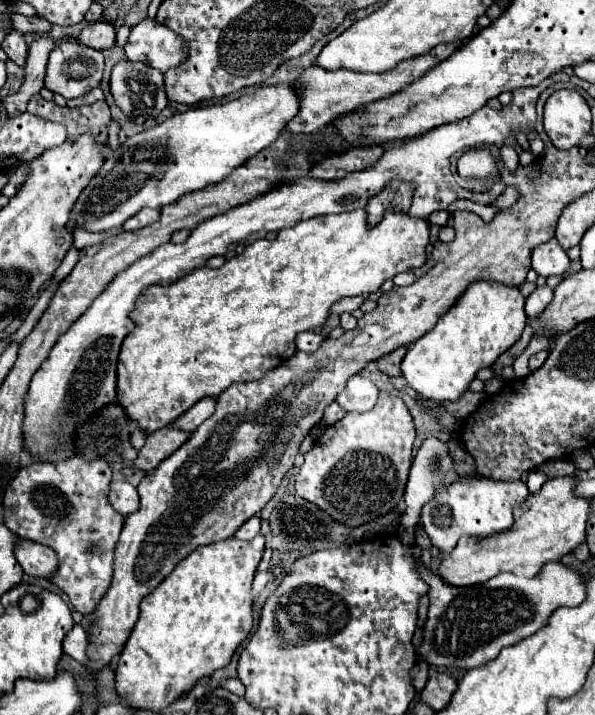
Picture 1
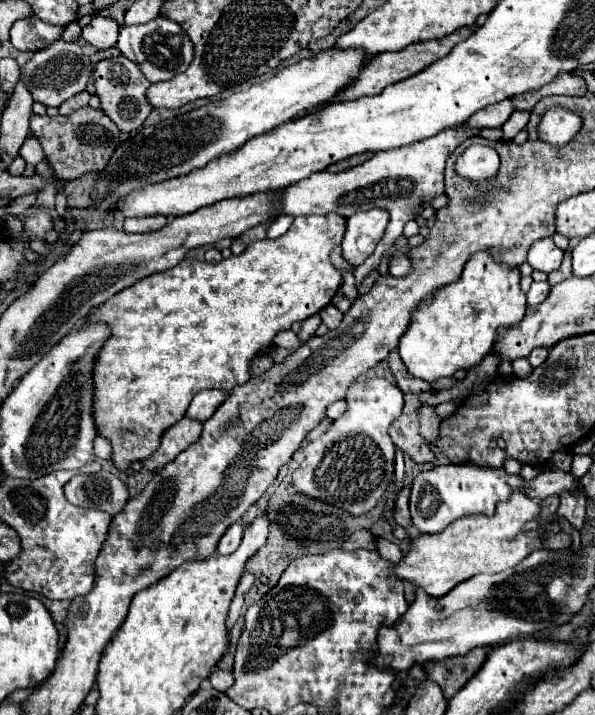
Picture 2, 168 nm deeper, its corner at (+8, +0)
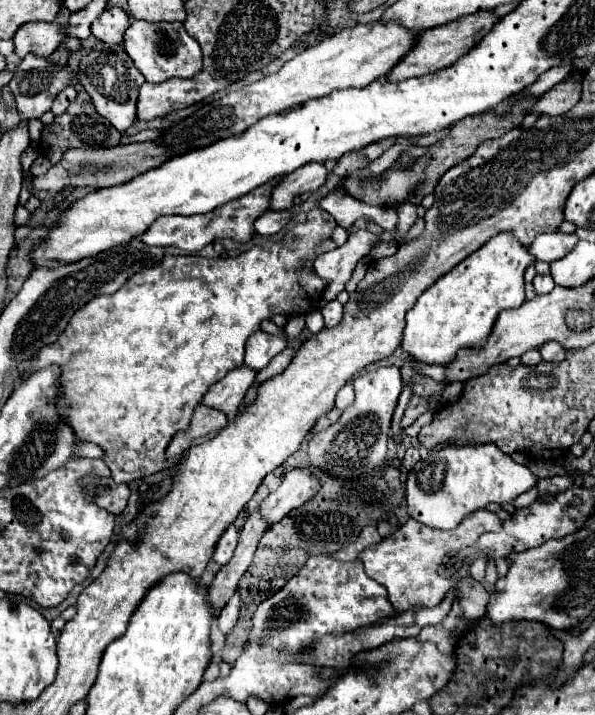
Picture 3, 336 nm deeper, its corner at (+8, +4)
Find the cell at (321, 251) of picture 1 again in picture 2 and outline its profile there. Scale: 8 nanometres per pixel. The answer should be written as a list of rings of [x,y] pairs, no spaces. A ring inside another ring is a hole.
[[[327,214],[327,216],[309,216],[309,218],[295,218],[291,228],[287,230],[287,234],[283,234],[277,240],[257,240],[251,246],[247,246],[243,250],[243,254],[239,256],[231,256],[227,260],[221,260],[217,264],[209,264],[209,262],[199,262],[199,260],[191,260],[185,258],[183,262],[179,262],[175,268],[167,270],[167,272],[159,272],[159,274],[151,274],[147,278],[143,278],[141,282],[135,282],[133,286],[121,290],[119,294],[115,294],[111,300],[107,300],[101,308],[97,308],[93,312],[93,318],[109,322],[109,326],[113,326],[113,334],[109,338],[109,342],[105,342],[105,346],[101,348],[101,354],[97,356],[97,370],[95,374],[95,384],[97,384],[97,406],[95,408],[95,418],[97,418],[97,428],[99,434],[105,436],[107,440],[111,440],[113,446],[113,462],[117,468],[125,470],[131,466],[131,462],[135,460],[143,460],[149,454],[155,452],[161,434],[173,426],[175,422],[179,422],[185,412],[189,402],[193,400],[193,396],[201,390],[211,390],[211,388],[219,388],[229,392],[233,386],[237,384],[245,384],[251,378],[251,362],[261,356],[261,352],[267,352],[273,348],[273,338],[277,332],[281,330],[289,330],[293,322],[303,322],[305,318],[321,312],[325,306],[331,304],[333,296],[339,292],[339,286],[343,284],[343,272],[337,270],[331,262],[331,250],[335,246],[341,244],[343,236],[347,230],[347,220],[339,214]]]

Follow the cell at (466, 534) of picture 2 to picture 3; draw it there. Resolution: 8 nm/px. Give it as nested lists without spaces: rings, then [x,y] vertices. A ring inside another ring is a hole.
[[[475,510],[473,514],[465,516],[463,522],[453,530],[429,528],[409,518],[401,528],[397,528],[391,536],[383,538],[377,546],[365,548],[359,554],[359,560],[363,562],[365,574],[387,590],[387,600],[391,602],[397,614],[423,606],[433,608],[445,598],[445,594],[453,588],[453,584],[469,572],[471,560],[485,559],[483,551],[474,549],[479,536],[485,532],[499,532],[499,530],[501,530],[501,520],[497,518],[497,514],[487,510]],[[456,554],[460,554],[463,558],[463,566],[457,570],[455,576],[449,576],[449,572],[443,566],[443,558]]]

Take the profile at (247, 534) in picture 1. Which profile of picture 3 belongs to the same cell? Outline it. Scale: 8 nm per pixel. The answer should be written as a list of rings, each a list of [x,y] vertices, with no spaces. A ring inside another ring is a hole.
[[[229,526],[229,528],[225,530],[225,534],[219,538],[217,548],[215,548],[215,554],[213,554],[213,560],[215,560],[219,566],[223,566],[223,564],[227,564],[227,562],[231,560],[233,552],[235,552],[235,546],[237,546],[237,536],[239,536],[237,528],[235,528],[235,526]]]

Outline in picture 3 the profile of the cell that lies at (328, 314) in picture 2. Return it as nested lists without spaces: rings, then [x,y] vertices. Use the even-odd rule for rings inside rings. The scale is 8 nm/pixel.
[[[331,300],[325,304],[325,308],[321,310],[323,318],[325,318],[325,326],[327,328],[333,328],[341,322],[341,316],[343,316],[343,306],[337,302],[337,300]]]

